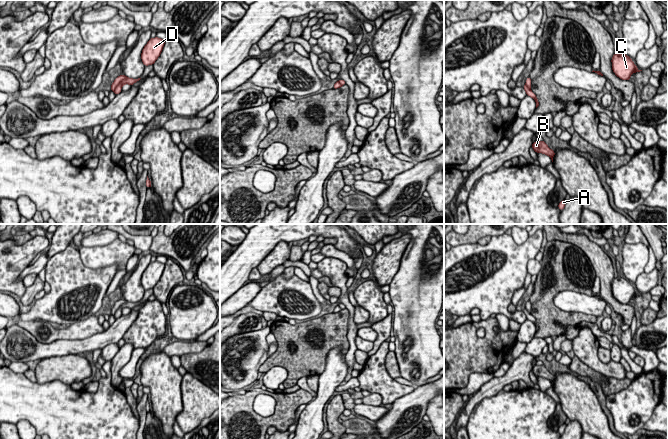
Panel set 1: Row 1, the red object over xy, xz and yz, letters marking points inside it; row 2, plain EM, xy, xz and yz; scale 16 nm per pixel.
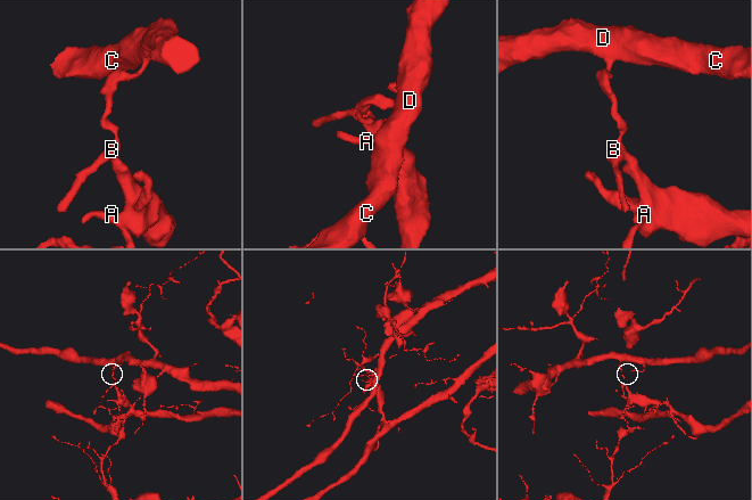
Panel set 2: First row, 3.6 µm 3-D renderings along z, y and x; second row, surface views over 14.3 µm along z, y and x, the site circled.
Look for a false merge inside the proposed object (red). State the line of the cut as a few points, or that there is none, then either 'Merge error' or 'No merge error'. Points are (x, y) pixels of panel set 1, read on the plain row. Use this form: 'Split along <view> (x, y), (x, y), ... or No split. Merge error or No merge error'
Split along xy (126, 301), (113, 314). Merge error

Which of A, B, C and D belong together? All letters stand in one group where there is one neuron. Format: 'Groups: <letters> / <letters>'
Groups: A B / C D

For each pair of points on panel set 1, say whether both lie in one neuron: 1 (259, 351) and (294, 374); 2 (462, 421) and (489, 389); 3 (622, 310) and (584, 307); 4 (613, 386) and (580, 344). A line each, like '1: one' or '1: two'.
1: two
2: one
3: two
4: two

